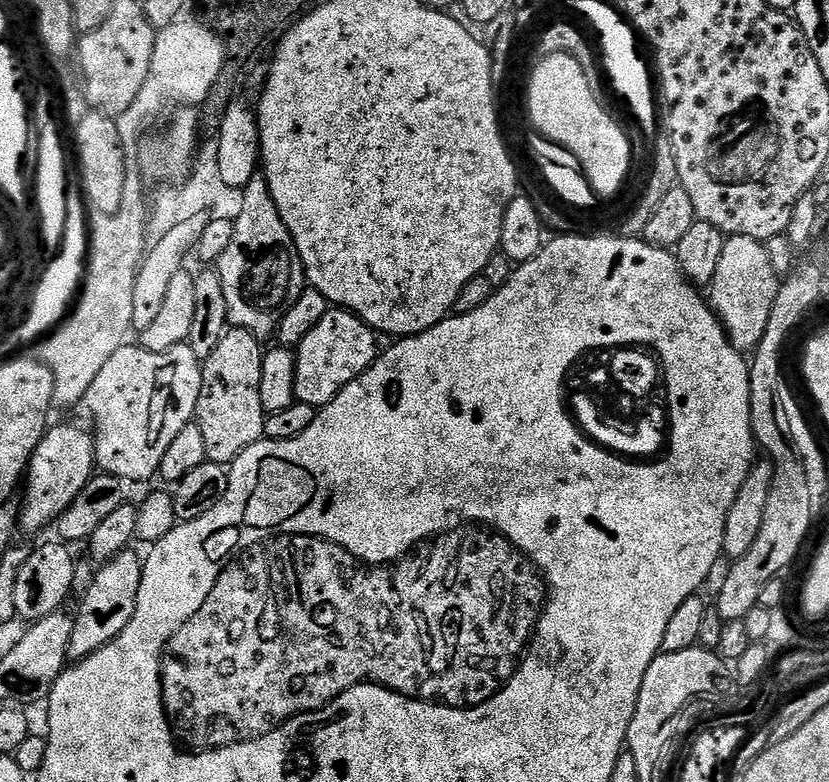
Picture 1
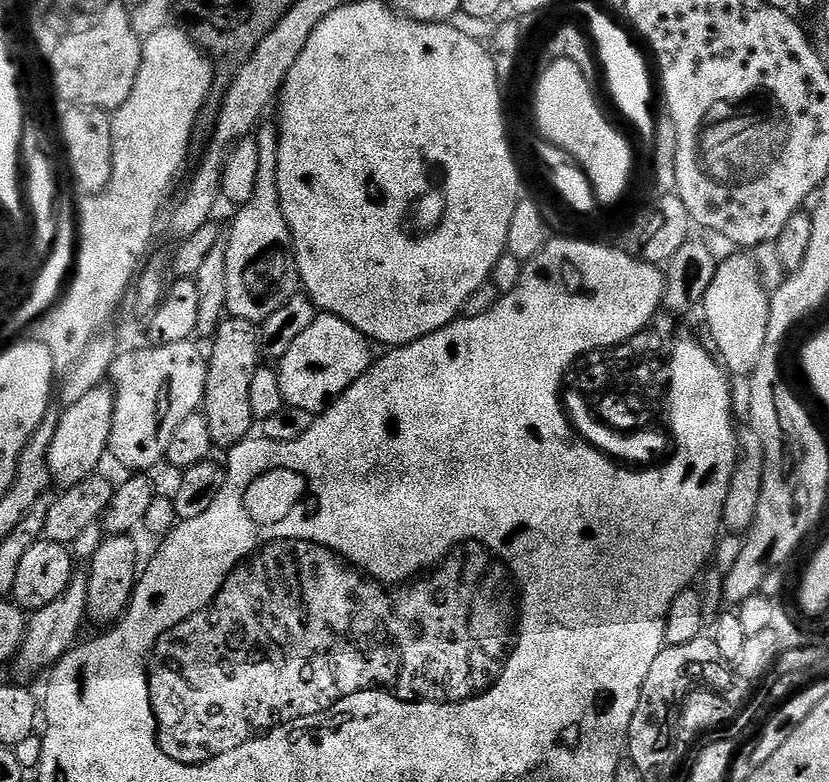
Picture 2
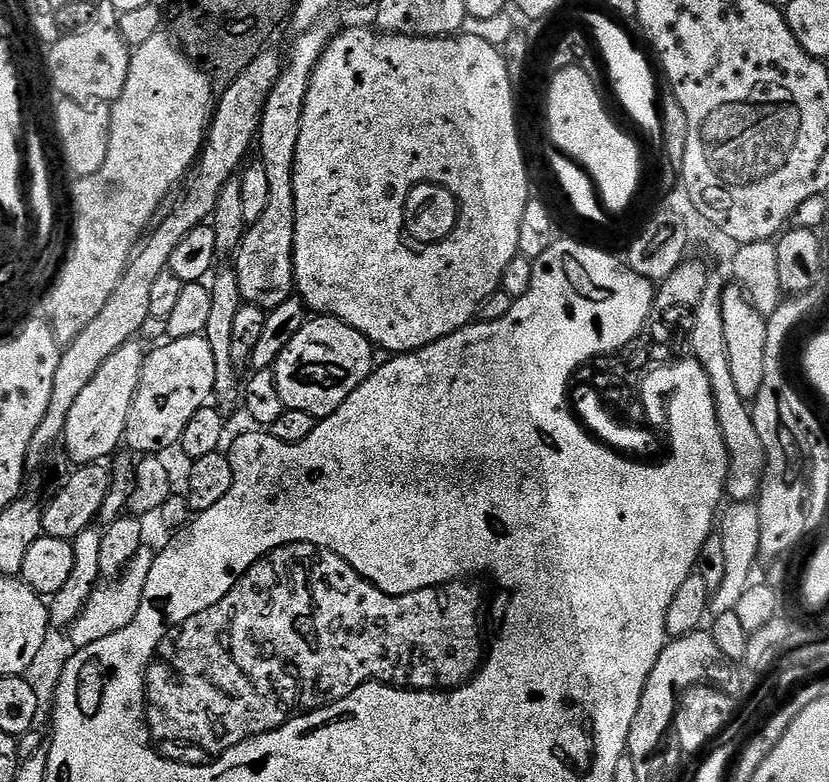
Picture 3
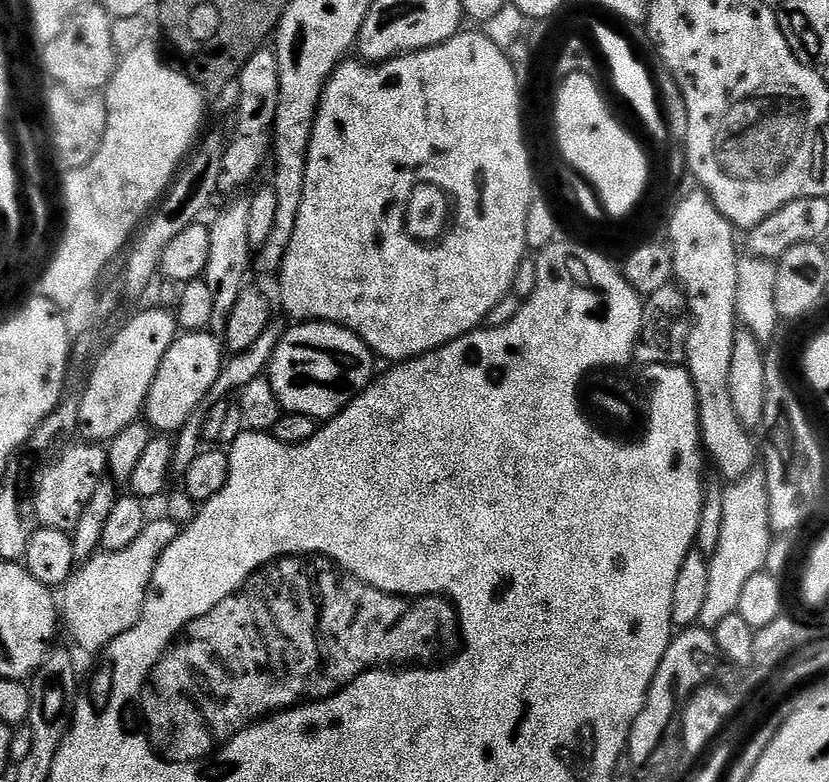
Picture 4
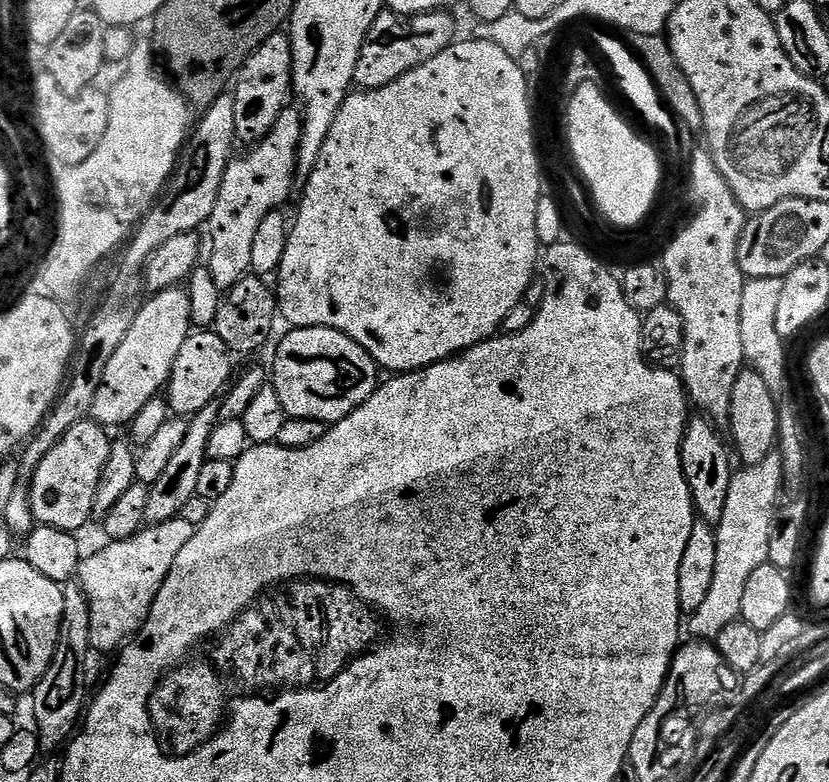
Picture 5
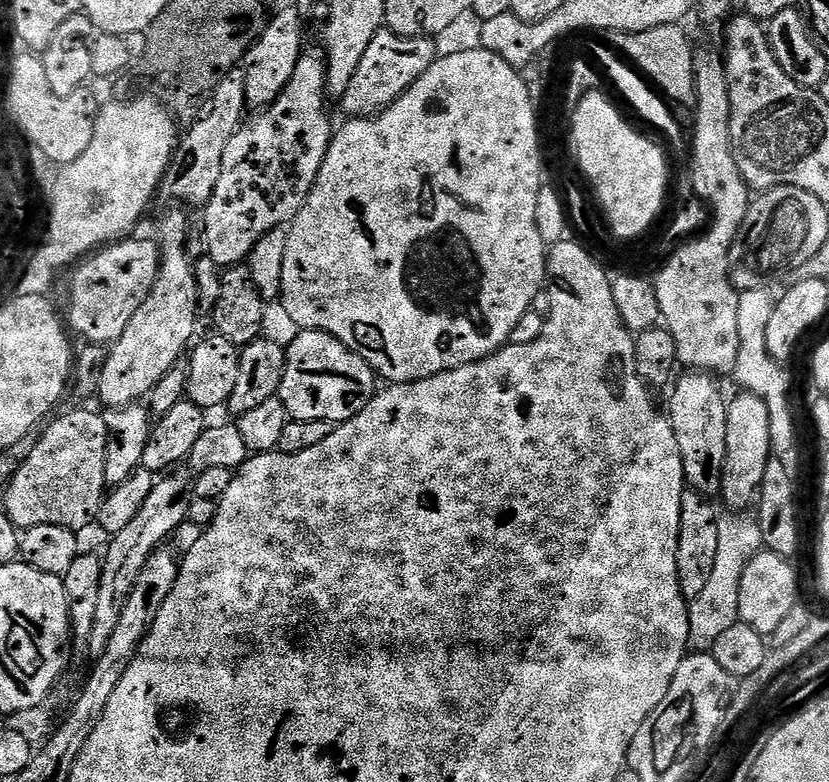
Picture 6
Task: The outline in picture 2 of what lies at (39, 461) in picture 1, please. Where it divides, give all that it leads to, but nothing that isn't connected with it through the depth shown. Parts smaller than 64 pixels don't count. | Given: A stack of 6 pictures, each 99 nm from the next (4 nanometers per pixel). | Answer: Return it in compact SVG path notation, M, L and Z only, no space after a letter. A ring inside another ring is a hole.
M101 386L90 390L78 402L67 405L61 411L58 431L54 434L54 443L50 446L48 469L52 475L52 484L63 490L78 486L86 477L93 475L109 451L110 430L114 422L116 394L111 387Z

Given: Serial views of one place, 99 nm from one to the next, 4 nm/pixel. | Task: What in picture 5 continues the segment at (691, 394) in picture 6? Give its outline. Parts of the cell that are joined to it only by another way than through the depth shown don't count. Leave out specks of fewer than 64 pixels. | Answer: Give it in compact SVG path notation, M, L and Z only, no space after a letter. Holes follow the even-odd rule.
M692 418L684 430L680 457L682 458L682 474L690 486L692 504L696 508L697 517L703 523L713 526L722 522L725 513L726 496L729 493L730 482L734 473L734 465L728 461L730 448L722 437L716 433L717 425L707 418Z

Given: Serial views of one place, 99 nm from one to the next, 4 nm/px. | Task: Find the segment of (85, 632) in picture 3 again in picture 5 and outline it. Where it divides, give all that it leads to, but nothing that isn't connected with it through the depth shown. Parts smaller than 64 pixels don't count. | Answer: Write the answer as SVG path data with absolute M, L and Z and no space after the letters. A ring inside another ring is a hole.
M180 517L161 520L147 525L129 539L109 541L94 554L81 559L76 578L90 606L90 644L95 653L96 651L115 653L139 631L145 618L149 616L162 582L173 568L175 558L183 546L190 542L194 533L196 533L196 528Z

